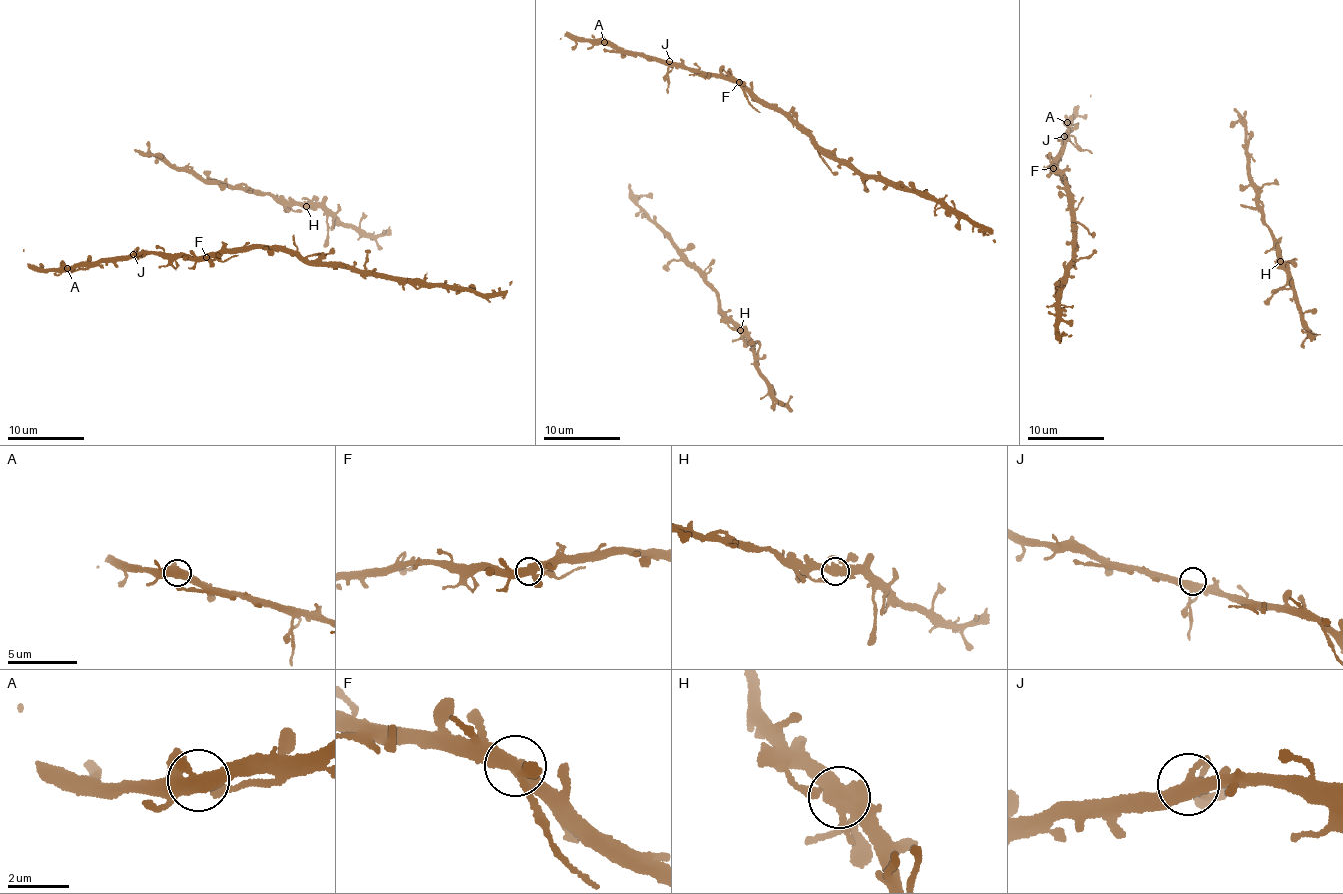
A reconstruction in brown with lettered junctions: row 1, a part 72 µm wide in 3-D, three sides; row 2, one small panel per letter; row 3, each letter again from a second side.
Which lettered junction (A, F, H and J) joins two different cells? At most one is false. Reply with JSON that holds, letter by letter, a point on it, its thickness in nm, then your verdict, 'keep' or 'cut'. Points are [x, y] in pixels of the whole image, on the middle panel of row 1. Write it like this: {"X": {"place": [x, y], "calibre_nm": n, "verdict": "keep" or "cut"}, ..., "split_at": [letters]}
{"A": {"place": [604, 42], "calibre_nm": 480, "verdict": "keep"}, "F": {"place": [739, 82], "calibre_nm": 440, "verdict": "keep"}, "H": {"place": [740, 330], "calibre_nm": 500, "verdict": "keep"}, "J": {"place": [669, 61], "calibre_nm": 400, "verdict": "keep"}, "split_at": []}

